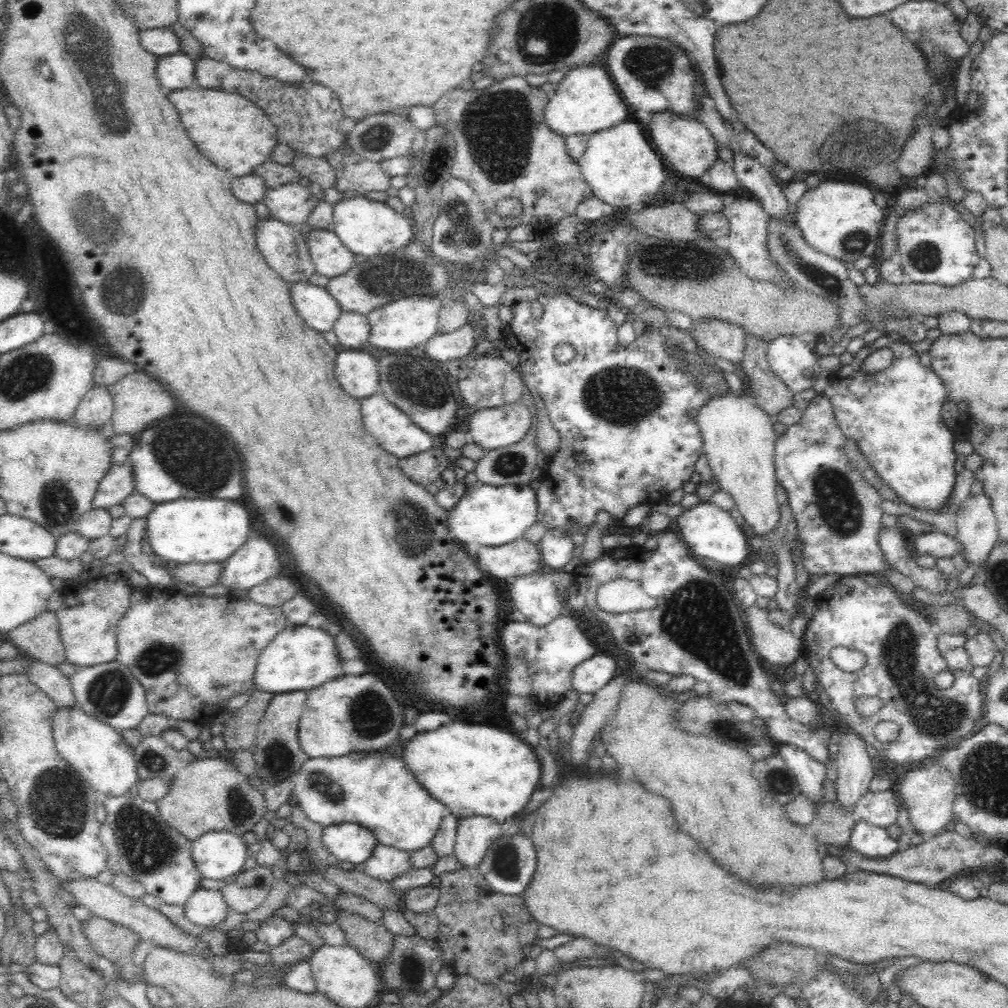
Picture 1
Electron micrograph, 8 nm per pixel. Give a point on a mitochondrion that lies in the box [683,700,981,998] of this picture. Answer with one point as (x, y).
(780, 782)

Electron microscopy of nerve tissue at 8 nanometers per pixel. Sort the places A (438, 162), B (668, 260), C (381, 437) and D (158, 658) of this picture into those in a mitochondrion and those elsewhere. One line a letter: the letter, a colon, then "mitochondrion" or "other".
A: mitochondrion
B: mitochondrion
C: other
D: mitochondrion

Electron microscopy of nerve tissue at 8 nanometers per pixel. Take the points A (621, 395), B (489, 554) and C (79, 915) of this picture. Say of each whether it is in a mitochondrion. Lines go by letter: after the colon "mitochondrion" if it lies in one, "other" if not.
A: mitochondrion
B: other
C: other

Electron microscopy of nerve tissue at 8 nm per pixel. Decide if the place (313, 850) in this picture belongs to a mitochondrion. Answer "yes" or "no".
no

